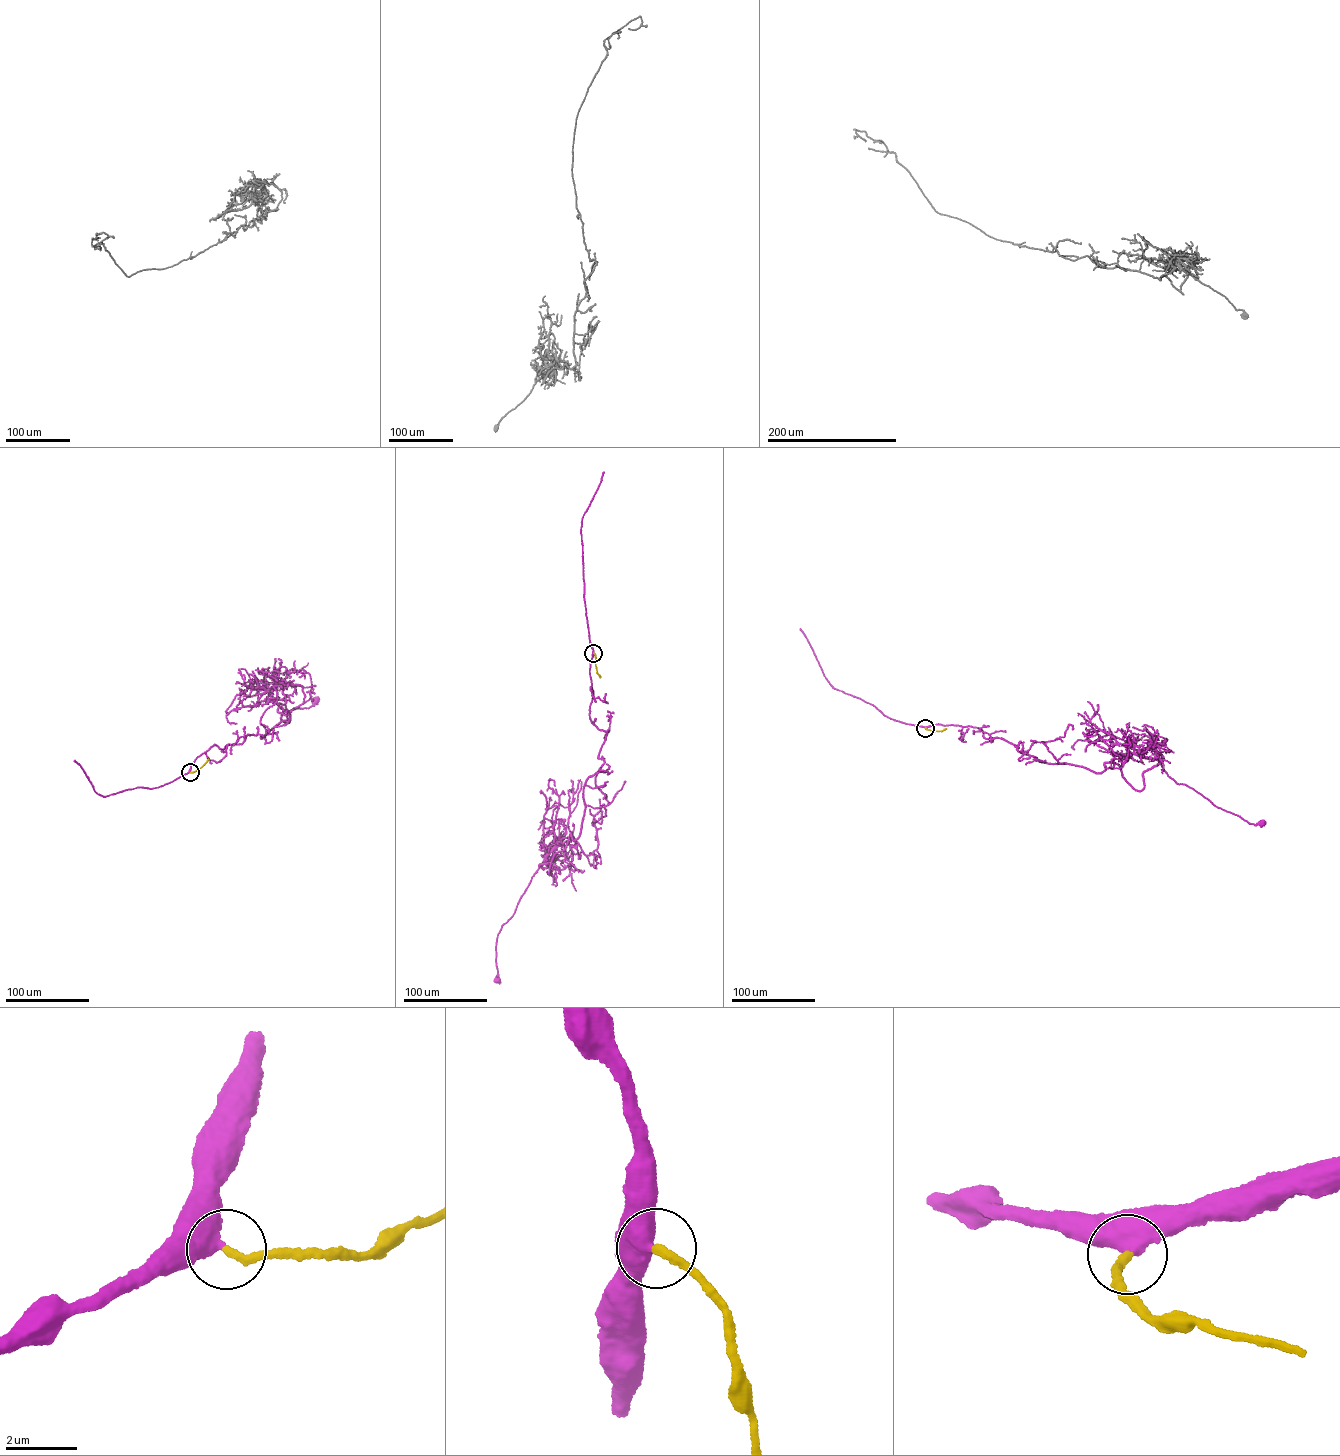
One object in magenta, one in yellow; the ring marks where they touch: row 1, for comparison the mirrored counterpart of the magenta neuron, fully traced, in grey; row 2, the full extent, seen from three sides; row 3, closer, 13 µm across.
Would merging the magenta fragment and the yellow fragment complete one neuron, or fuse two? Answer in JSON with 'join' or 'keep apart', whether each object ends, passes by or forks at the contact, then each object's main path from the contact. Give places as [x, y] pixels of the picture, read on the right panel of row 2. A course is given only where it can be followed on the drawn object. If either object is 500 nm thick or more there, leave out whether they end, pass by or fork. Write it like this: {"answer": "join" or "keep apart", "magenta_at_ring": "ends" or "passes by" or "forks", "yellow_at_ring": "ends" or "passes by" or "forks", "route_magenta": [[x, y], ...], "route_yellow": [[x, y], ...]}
{"answer": "join", "route_magenta": [[925, 728], [978, 728], [1097, 773], [1115, 763], [1140, 791], [1160, 763], [1263, 823]], "route_yellow": [[925, 728], [935, 731], [946, 729]]}

